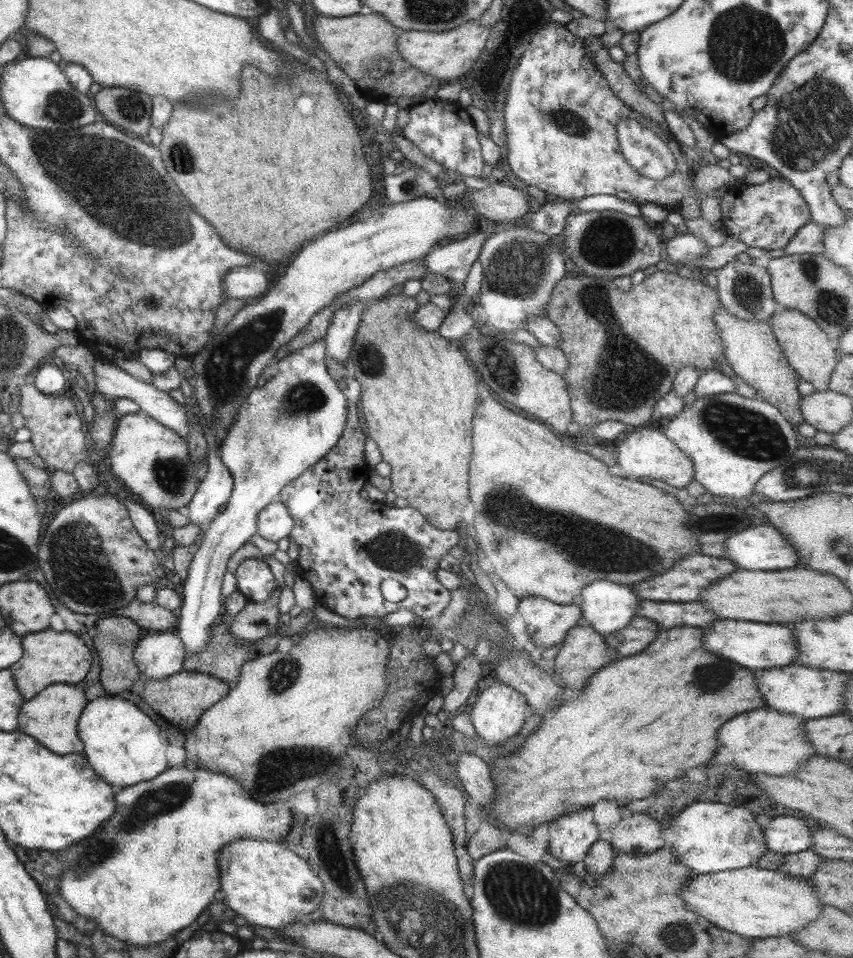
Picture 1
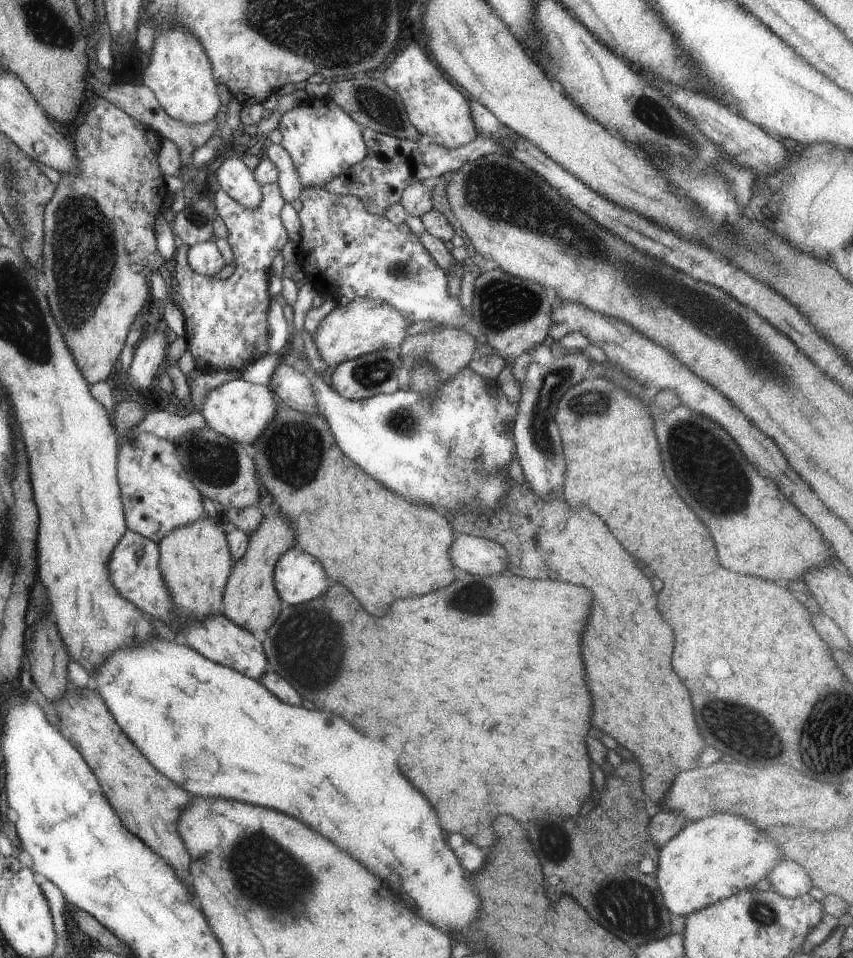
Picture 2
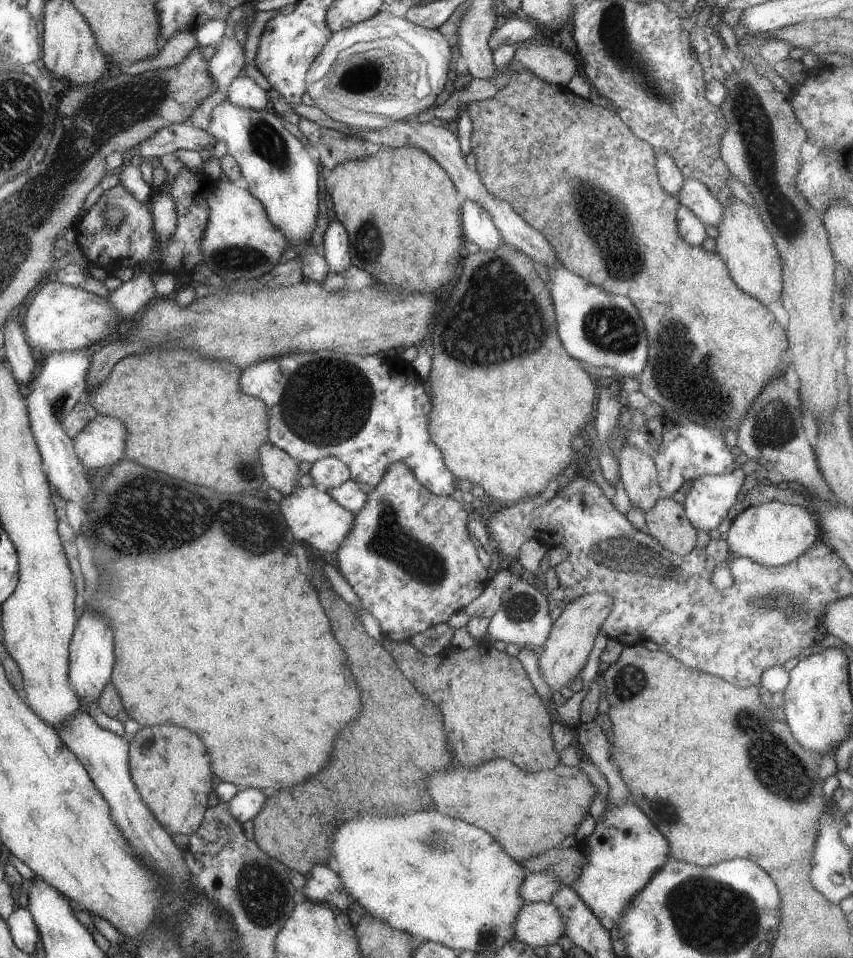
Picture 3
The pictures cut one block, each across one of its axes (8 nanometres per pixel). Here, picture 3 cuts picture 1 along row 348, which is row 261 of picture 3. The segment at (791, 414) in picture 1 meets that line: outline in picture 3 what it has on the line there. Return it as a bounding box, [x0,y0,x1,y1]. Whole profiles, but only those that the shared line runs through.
[713,196,783,306]

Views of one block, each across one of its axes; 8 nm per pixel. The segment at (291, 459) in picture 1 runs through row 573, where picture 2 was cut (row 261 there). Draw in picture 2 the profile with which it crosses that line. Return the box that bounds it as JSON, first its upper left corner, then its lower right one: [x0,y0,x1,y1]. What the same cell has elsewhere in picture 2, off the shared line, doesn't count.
[188,239,228,277]

